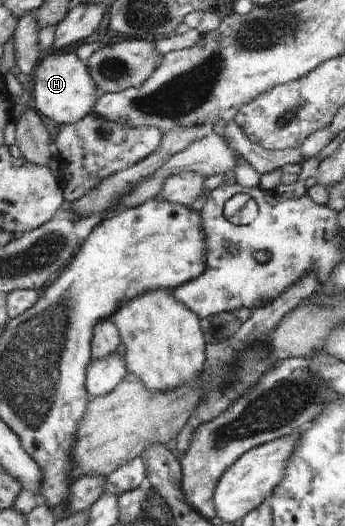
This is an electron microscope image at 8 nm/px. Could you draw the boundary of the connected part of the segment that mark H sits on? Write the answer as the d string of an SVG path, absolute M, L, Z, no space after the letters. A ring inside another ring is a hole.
M74 52L44 55L38 66L29 67L32 81L34 107L48 119L54 119L58 125L68 125L80 121L92 113L96 84L91 78L86 61L81 60Z

